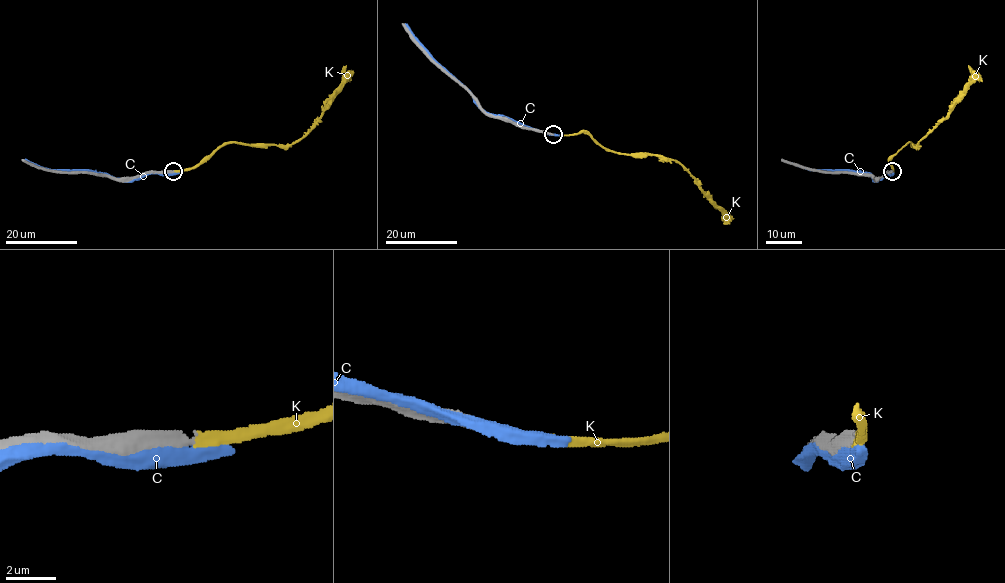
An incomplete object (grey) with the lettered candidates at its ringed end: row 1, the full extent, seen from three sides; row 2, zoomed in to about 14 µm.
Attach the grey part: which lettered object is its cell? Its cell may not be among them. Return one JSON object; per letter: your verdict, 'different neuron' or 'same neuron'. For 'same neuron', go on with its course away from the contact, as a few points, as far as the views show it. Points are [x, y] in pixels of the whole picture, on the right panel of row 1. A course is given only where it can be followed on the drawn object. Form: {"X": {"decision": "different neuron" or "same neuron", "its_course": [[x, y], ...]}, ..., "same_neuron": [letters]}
{"C": {"decision": "different neuron"}, "K": {"decision": "same neuron", "its_course": [[893, 172], [890, 159], [907, 142], [916, 145], [947, 115], [951, 104], [968, 84], [971, 77], [968, 65]]}, "same_neuron": ["K"]}

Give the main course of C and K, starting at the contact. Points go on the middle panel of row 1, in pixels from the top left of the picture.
C: (547, 133), (487, 113), (405, 23)
K: (553, 135), (587, 132), (607, 149), (670, 158), (678, 161), (724, 213), (726, 210)

